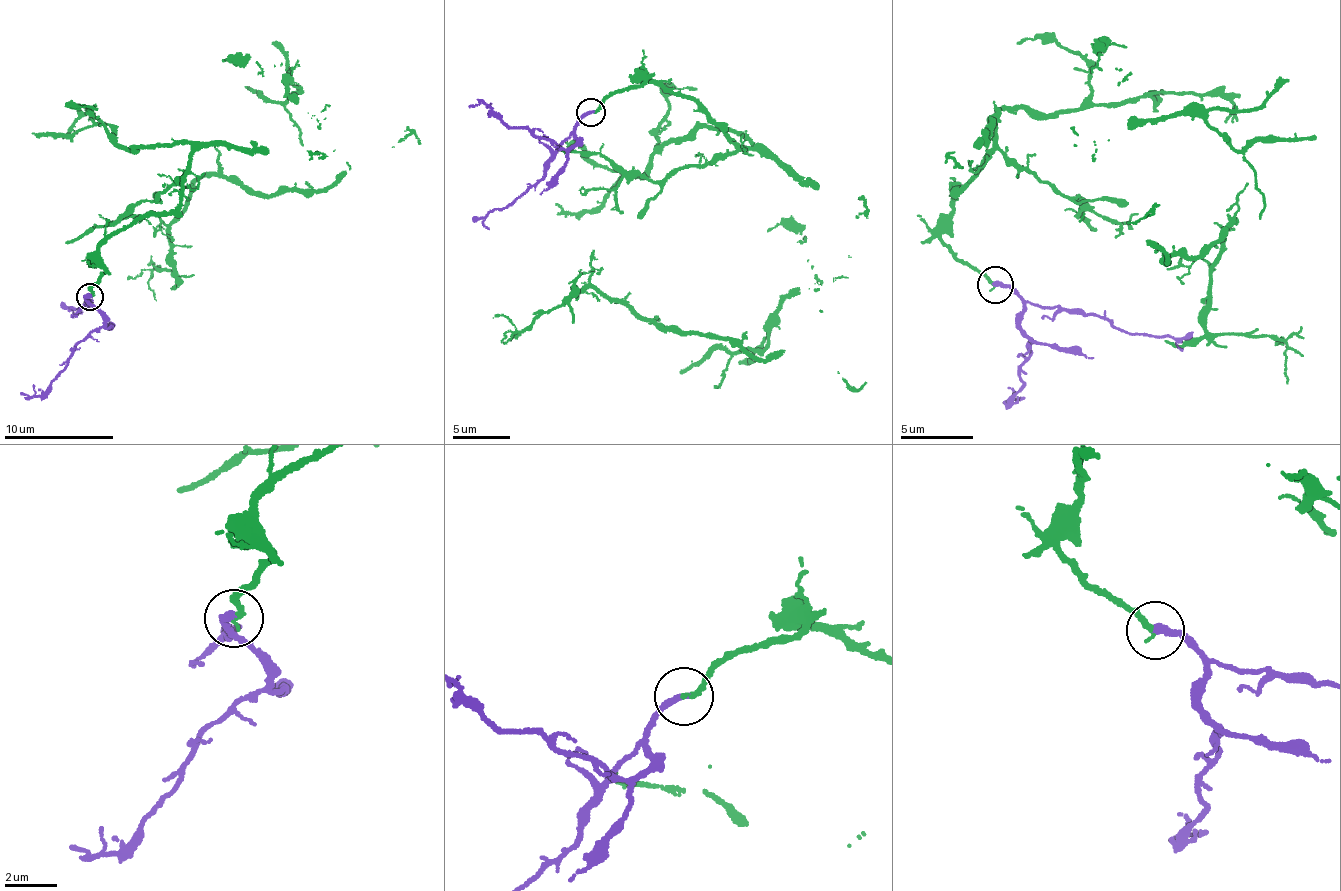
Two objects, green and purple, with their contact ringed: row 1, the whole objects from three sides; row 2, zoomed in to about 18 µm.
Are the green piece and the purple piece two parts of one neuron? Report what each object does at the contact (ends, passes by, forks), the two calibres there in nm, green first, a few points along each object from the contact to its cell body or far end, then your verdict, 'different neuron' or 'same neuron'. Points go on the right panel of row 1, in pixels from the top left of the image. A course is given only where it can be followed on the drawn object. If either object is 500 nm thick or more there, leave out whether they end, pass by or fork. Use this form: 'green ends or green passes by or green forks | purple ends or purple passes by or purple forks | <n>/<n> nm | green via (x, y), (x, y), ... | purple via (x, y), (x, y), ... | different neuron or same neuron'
green ends | purple ends | 190/280 nm | green via (994, 284), (942, 243), (1000, 149), (1167, 270), (1220, 249), (1261, 142), (1131, 114), (1097, 53), (1127, 46) | purple via (994, 284), (1011, 289), (1020, 301), (1028, 356), (1022, 383), (1007, 404), (1026, 398) | same neuron

